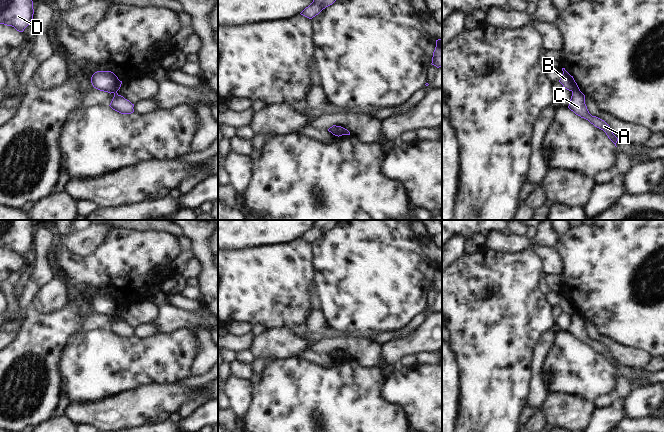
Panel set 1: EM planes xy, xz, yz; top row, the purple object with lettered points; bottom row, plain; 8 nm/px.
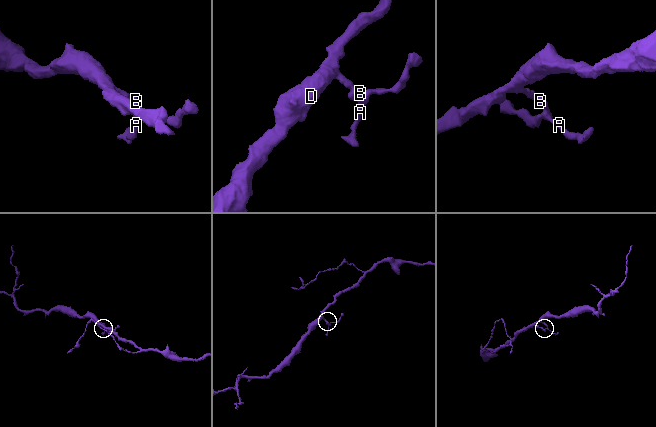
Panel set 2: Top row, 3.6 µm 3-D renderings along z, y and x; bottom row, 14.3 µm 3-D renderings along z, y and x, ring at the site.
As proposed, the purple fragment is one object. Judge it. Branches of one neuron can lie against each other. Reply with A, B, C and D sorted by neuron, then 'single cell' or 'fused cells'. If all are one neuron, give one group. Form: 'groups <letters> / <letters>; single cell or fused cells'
groups A C / B D; fused cells

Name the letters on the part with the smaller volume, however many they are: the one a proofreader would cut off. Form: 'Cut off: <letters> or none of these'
Cut off: A, C

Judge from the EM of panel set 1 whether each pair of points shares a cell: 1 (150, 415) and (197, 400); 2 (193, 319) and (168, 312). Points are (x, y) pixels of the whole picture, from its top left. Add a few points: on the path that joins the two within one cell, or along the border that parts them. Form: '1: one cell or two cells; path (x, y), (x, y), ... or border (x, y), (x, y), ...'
1: two cells; border (193, 388), (193, 394), (177, 410)
2: one cell; path (187, 319), (174, 318)

